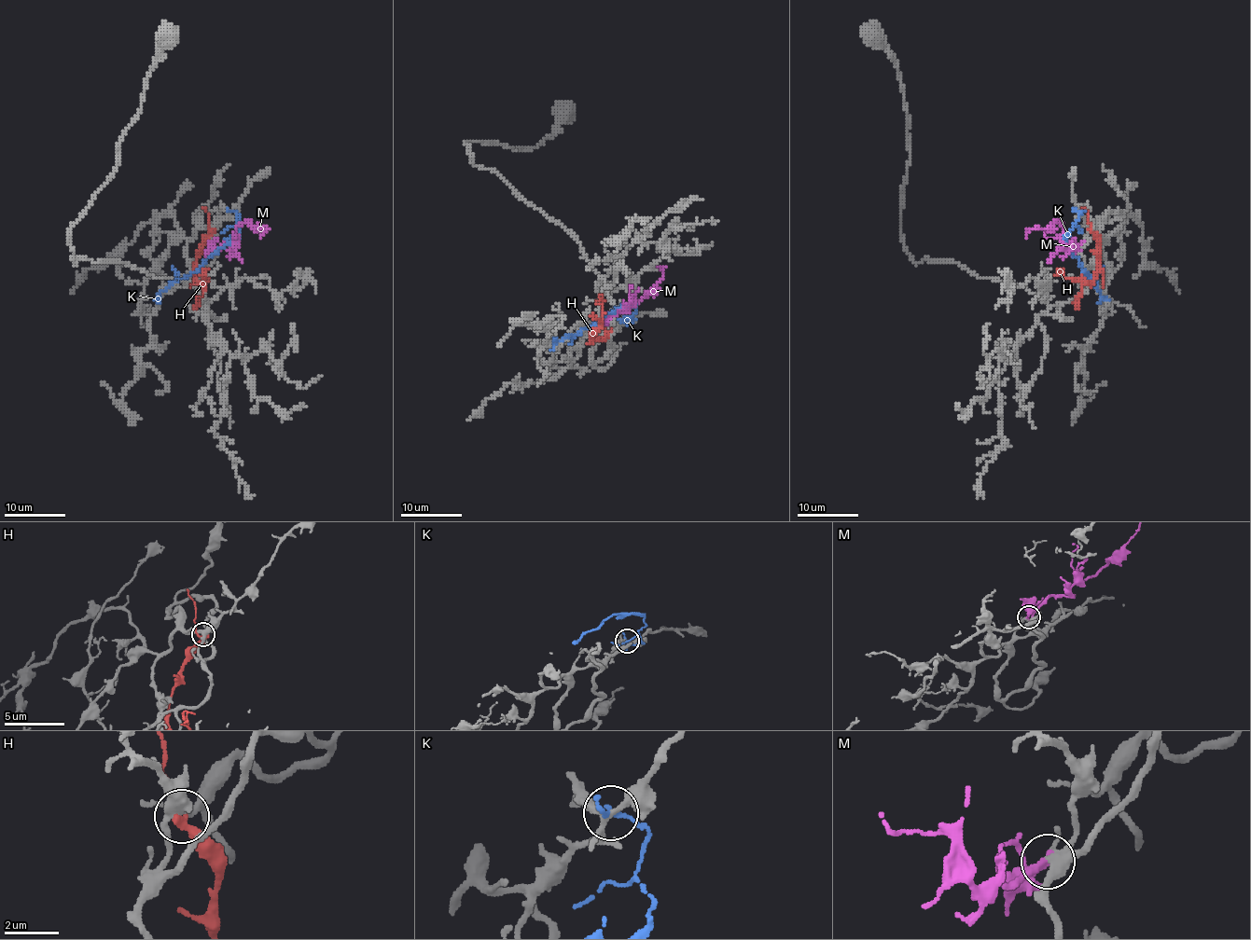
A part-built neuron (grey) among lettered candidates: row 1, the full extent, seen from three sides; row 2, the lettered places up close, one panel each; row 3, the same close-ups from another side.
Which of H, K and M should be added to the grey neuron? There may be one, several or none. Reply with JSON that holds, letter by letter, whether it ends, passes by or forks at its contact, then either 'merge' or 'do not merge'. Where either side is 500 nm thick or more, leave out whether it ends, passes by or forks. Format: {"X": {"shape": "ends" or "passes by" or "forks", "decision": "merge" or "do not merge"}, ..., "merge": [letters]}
{"H": {"shape": "passes by", "decision": "do not merge"}, "K": {"shape": "passes by", "decision": "do not merge"}, "M": {"shape": "passes by", "decision": "merge"}, "merge": ["M"]}

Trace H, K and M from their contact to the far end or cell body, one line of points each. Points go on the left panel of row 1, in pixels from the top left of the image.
H: (212, 229), (195, 262), (194, 276), (203, 283), (206, 279), (201, 269), (201, 274)
K: (230, 212), (238, 219), (238, 236), (223, 245), (197, 269), (163, 289), (157, 296), (157, 303)
M: (211, 243), (218, 248), (228, 243), (232, 250), (237, 228), (249, 220), (257, 228), (268, 229), (259, 237)

